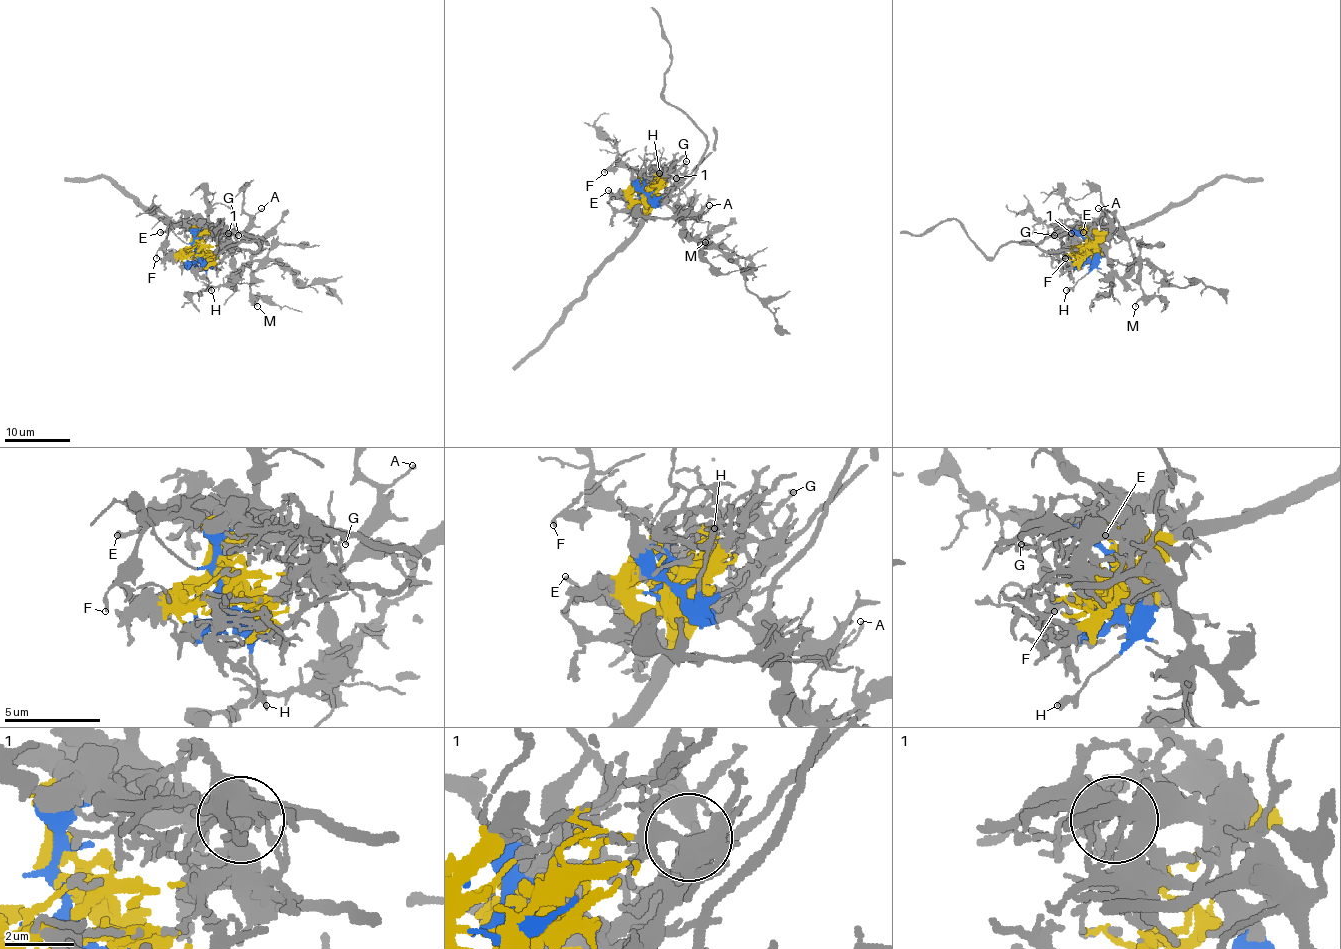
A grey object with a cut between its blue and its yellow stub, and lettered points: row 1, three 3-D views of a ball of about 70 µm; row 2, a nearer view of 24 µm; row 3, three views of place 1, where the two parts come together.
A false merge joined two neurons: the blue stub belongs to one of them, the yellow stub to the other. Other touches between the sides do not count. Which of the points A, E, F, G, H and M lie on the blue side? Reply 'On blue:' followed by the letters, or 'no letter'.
On blue: A, F, H, M

